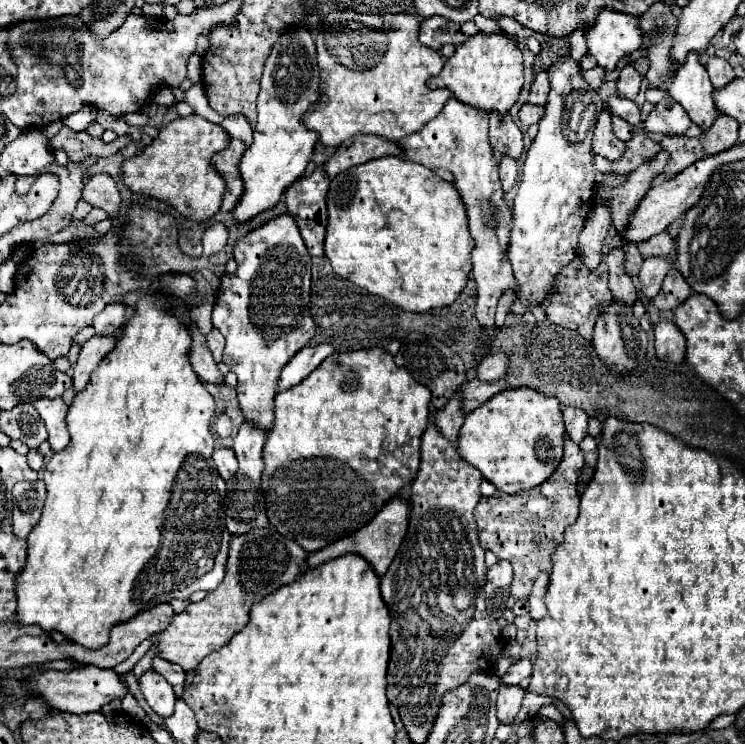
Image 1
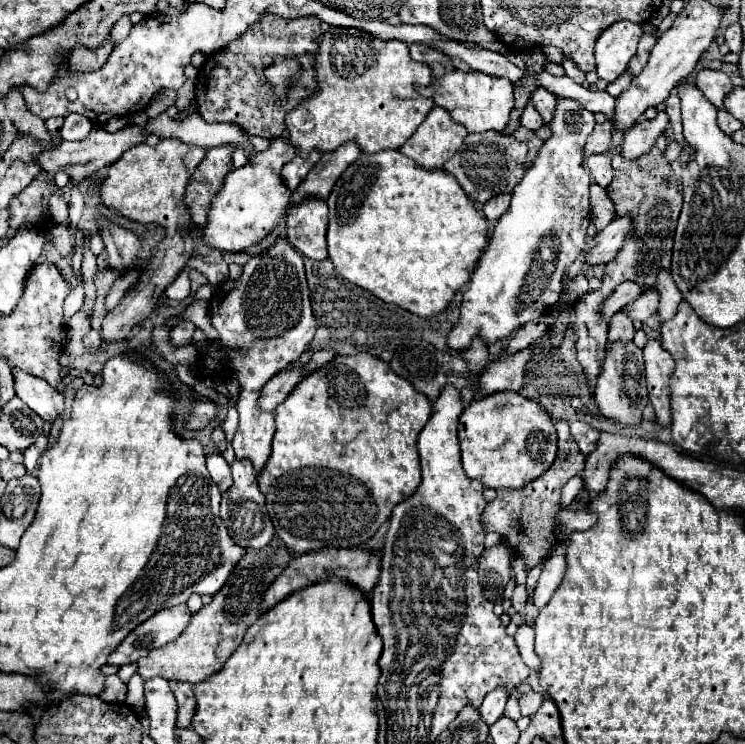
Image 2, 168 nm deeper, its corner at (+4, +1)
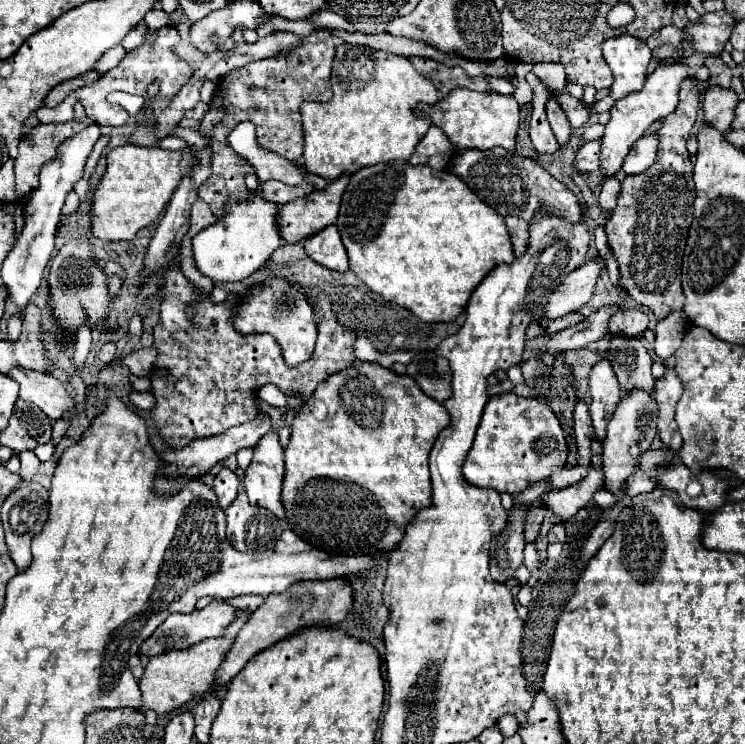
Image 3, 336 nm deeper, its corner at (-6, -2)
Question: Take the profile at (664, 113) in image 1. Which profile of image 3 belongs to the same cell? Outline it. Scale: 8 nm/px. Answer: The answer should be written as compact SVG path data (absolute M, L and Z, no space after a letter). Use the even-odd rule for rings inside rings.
M644 135L644 137L640 137L632 145L630 153L624 159L624 165L622 165L624 173L632 175L632 173L646 171L650 165L654 165L656 153L658 153L658 137L656 135Z

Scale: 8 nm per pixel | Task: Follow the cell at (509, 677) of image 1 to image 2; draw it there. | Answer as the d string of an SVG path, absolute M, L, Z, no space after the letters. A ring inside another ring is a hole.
M498 688L496 692L490 692L486 698L484 698L484 702L482 702L482 706L478 708L478 712L480 712L480 716L482 716L482 720L488 724L488 726L492 726L502 714L504 714L504 706L506 706L506 692L502 690L502 688Z

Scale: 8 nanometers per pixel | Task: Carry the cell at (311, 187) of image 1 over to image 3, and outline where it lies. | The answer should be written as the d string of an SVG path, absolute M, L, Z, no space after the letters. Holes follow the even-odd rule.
M336 225L324 227L320 233L314 233L304 239L306 255L334 271L346 271L348 269L348 255L340 241L340 233Z

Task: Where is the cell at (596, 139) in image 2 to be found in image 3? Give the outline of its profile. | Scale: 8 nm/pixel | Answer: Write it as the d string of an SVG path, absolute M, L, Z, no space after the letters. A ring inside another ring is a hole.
M588 141L584 143L578 153L576 153L576 169L580 173L592 173L592 171L598 171L600 169L600 147L602 147L602 141Z

